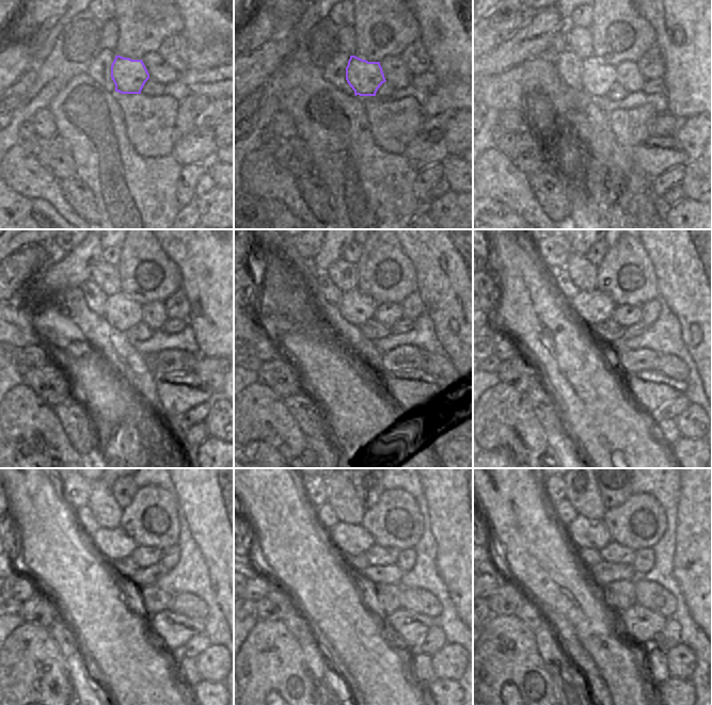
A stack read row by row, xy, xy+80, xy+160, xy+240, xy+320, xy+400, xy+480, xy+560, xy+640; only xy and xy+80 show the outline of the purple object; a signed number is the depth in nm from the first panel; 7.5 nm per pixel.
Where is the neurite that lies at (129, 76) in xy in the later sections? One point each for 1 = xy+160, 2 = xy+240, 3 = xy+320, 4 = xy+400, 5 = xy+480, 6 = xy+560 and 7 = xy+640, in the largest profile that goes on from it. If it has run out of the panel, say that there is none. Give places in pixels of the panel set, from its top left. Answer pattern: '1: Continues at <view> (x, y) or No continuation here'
1: Continues at xy+160 (598, 77)
2: Continues at xy+240 (122, 313)
3: Continues at xy+320 (356, 307)
4: Continues at xy+400 (589, 307)
5: Continues at xy+480 (112, 544)
6: Continues at xy+560 (348, 539)
7: Continues at xy+640 (584, 533)

